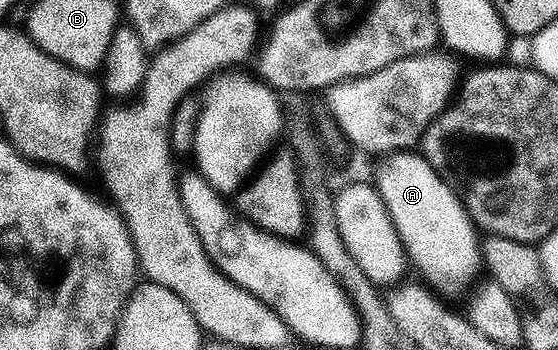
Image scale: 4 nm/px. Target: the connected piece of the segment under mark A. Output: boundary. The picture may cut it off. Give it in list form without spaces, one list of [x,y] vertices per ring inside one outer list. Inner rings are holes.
[[[418,152],[393,153],[380,161],[383,162],[375,169],[373,184],[397,227],[410,264],[414,268],[416,265],[422,280],[440,294],[469,288],[479,269],[481,273],[484,268],[483,250],[480,230],[467,214],[458,193],[447,184],[440,170],[434,169]]]

